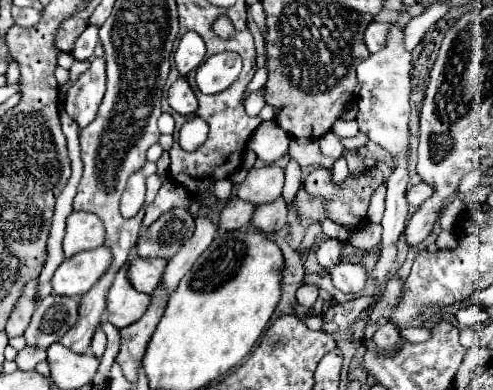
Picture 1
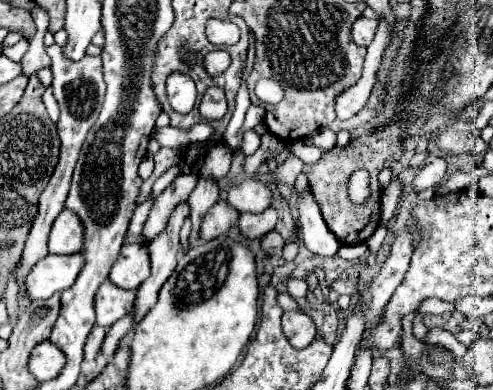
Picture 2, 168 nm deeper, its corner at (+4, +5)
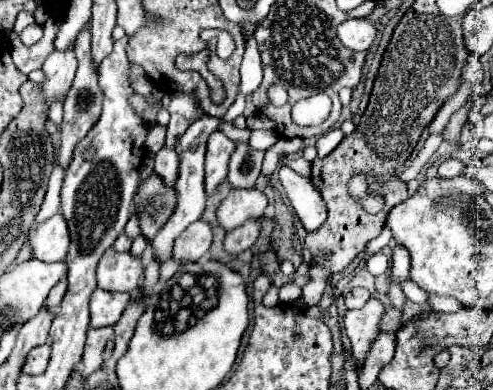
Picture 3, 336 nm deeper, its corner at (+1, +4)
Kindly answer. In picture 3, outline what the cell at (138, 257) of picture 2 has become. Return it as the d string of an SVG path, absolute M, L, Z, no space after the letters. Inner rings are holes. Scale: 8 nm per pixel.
M109 248L97 264L97 288L107 292L135 294L143 280L143 264L131 254L115 252Z

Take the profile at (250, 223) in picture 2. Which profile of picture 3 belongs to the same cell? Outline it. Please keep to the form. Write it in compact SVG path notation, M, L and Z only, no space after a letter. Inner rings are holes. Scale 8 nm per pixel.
M245 222L243 226L239 226L239 230L233 230L231 234L225 236L223 240L223 248L229 252L229 254L239 254L243 250L249 250L257 236L259 236L259 230L261 230L261 222Z

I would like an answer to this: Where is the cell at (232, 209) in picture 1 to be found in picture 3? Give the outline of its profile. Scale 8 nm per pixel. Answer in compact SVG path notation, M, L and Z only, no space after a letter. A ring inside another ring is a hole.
M203 220L193 222L173 244L171 260L177 262L197 262L209 252L211 246L211 226Z

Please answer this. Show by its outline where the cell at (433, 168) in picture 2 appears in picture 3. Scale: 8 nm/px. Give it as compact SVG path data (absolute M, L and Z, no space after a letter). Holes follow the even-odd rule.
M453 158L439 164L439 176L441 178L455 178L455 176L463 174L463 170L465 170L465 164L459 160L453 160Z

